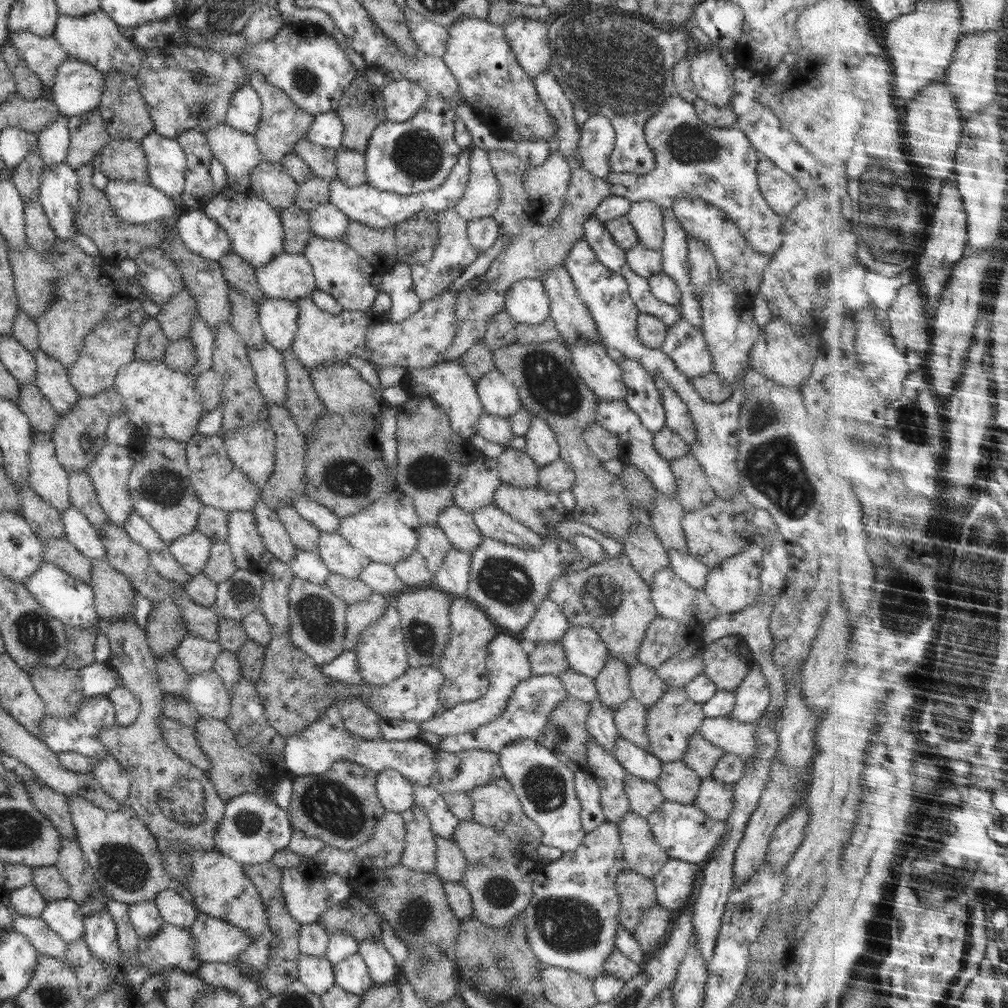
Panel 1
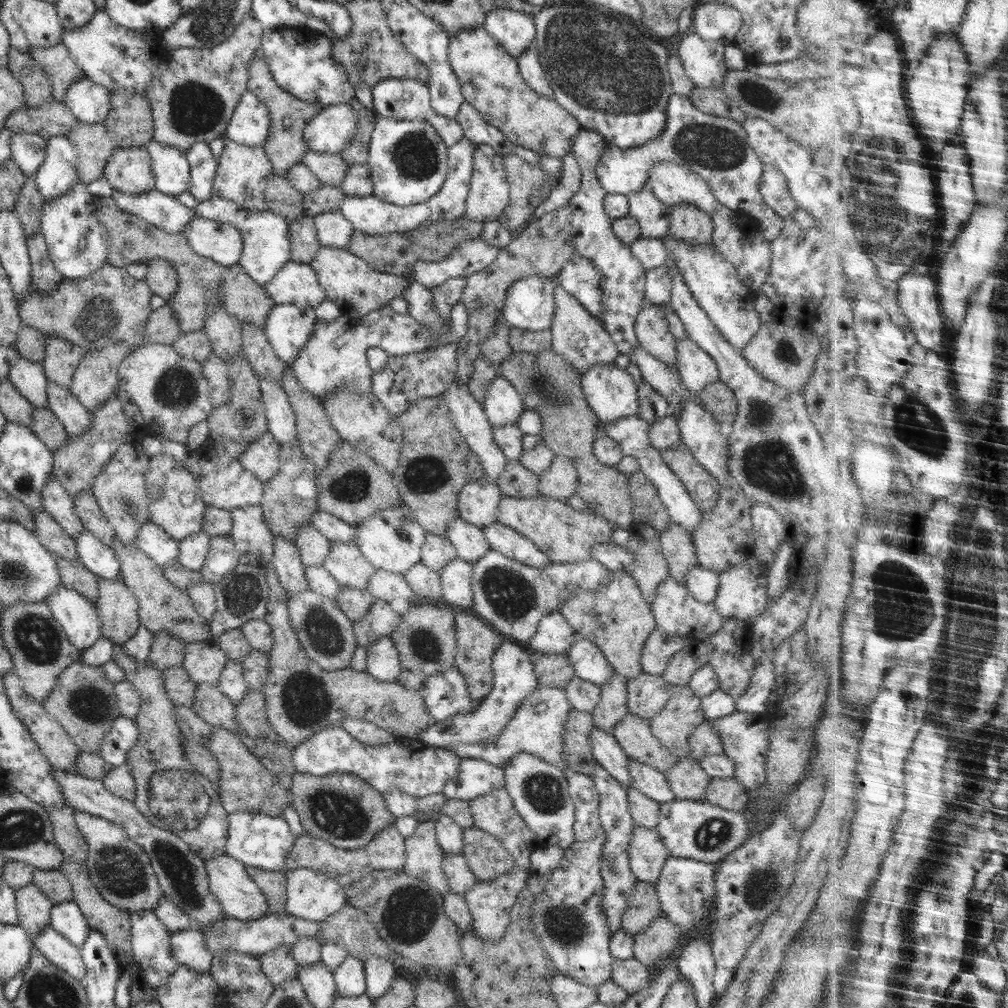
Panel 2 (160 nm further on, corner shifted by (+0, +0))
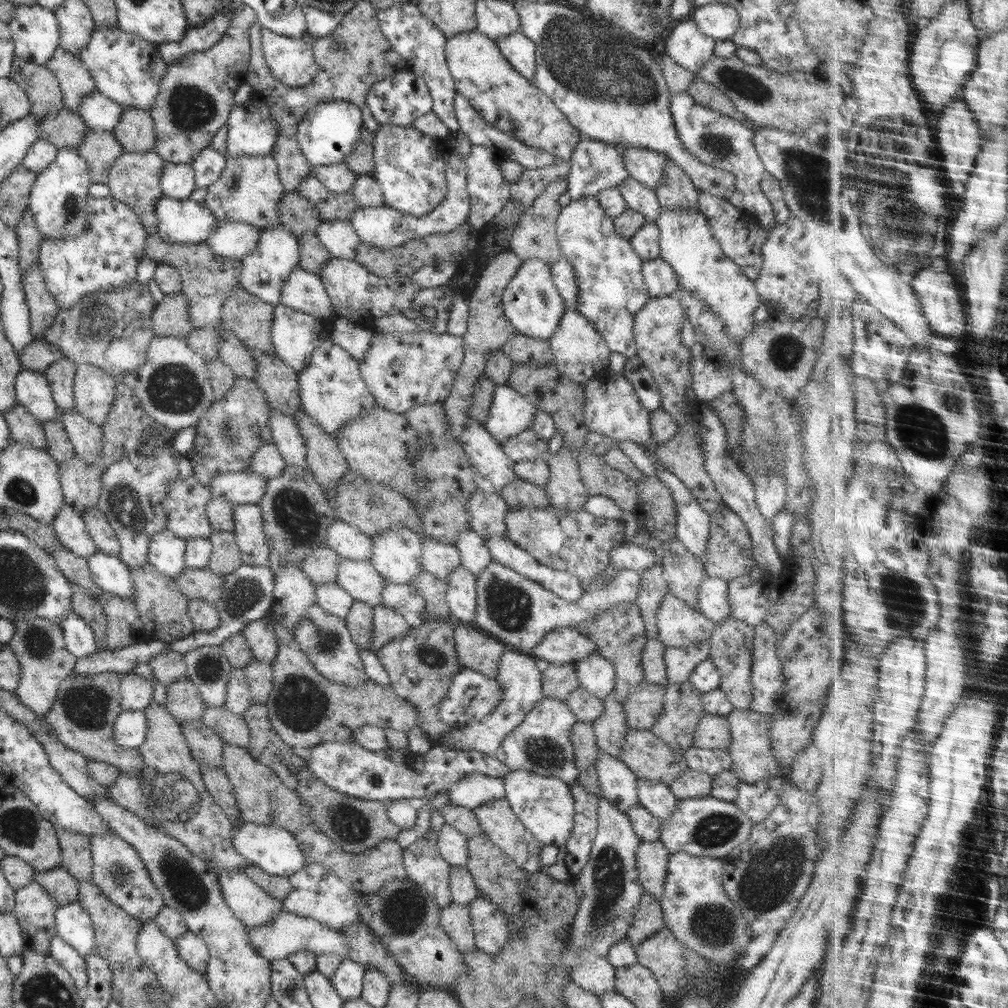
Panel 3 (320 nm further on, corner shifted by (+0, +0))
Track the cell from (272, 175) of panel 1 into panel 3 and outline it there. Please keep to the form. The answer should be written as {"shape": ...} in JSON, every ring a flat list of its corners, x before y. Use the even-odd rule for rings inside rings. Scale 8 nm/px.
{"shape":[[285,191,278,202,281,224,296,238,315,235,322,220,315,205,296,191]]}

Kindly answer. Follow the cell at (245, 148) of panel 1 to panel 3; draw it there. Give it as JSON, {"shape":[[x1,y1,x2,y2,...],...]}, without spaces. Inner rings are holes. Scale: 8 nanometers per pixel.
{"shape":[[271,155,229,156,220,178,207,188,205,197,208,211,219,222,240,222,250,226,276,227,281,224,278,202,282,201,285,188,280,182,277,162]]}

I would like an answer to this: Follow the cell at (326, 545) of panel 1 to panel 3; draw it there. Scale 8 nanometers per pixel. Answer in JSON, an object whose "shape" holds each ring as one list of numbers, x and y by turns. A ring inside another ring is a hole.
{"shape":[[341,557,337,567,336,583,348,592,353,600,365,602,372,607,382,604,381,592,385,579,370,561,354,562]]}

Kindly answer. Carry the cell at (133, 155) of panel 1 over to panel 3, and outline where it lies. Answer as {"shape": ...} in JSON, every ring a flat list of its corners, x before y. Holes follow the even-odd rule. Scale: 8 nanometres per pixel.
{"shape":[[154,150,124,152,116,159,116,162,108,171,107,185,110,187,111,197,128,205,134,211,148,235,157,233,158,229,158,219,154,216,154,207,156,207,158,199,163,196,160,177,164,165,165,160,162,160,161,156]]}

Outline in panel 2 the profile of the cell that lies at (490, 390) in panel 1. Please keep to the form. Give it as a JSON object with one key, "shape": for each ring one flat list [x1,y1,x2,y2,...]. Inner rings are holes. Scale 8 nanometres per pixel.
{"shape":[[498,375,489,386,483,409,491,427,516,425,525,404,512,384]]}

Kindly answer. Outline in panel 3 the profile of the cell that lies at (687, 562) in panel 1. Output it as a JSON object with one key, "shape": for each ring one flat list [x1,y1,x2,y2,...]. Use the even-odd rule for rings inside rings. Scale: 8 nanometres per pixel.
{"shape":[[707,575,699,586,698,610,714,624,720,624,731,616,727,592,725,580]]}

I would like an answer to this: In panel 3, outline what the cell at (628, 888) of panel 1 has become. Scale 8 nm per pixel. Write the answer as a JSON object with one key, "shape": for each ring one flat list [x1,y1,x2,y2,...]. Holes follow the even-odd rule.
{"shape":[[644,890,638,910,632,917,627,939,636,947,664,927,663,910,659,901]]}

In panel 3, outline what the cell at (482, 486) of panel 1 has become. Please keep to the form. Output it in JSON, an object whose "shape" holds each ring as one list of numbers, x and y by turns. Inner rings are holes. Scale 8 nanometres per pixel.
{"shape":[[476,488,467,502,470,529,485,540,507,535,505,518,509,509,499,493,490,494]]}

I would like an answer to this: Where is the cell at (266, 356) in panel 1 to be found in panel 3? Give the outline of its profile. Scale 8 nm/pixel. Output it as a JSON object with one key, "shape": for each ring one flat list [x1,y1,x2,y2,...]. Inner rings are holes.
{"shape":[[275,408,269,414,273,443,285,460,286,466,307,467,307,446,294,417,286,416]]}

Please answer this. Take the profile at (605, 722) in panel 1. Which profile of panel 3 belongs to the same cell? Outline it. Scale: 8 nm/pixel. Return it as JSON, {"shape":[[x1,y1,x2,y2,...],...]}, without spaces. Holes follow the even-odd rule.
{"shape":[[603,751,598,752,596,762,599,780,599,794,611,800,620,813,627,815,633,806,639,804,637,797,637,780,631,770,616,757]]}

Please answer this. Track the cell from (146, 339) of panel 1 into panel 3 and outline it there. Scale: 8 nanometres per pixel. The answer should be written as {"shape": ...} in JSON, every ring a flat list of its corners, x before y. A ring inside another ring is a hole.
{"shape":[[184,294,165,295,152,315,152,331,156,336,186,339,195,330,190,320,189,302]]}

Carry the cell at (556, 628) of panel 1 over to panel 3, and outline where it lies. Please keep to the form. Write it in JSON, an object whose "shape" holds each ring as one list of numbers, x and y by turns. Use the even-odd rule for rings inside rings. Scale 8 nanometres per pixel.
{"shape":[[557,628,549,632,531,650,531,656,547,660,552,664,574,665,596,650,594,641,580,631,572,628]]}

